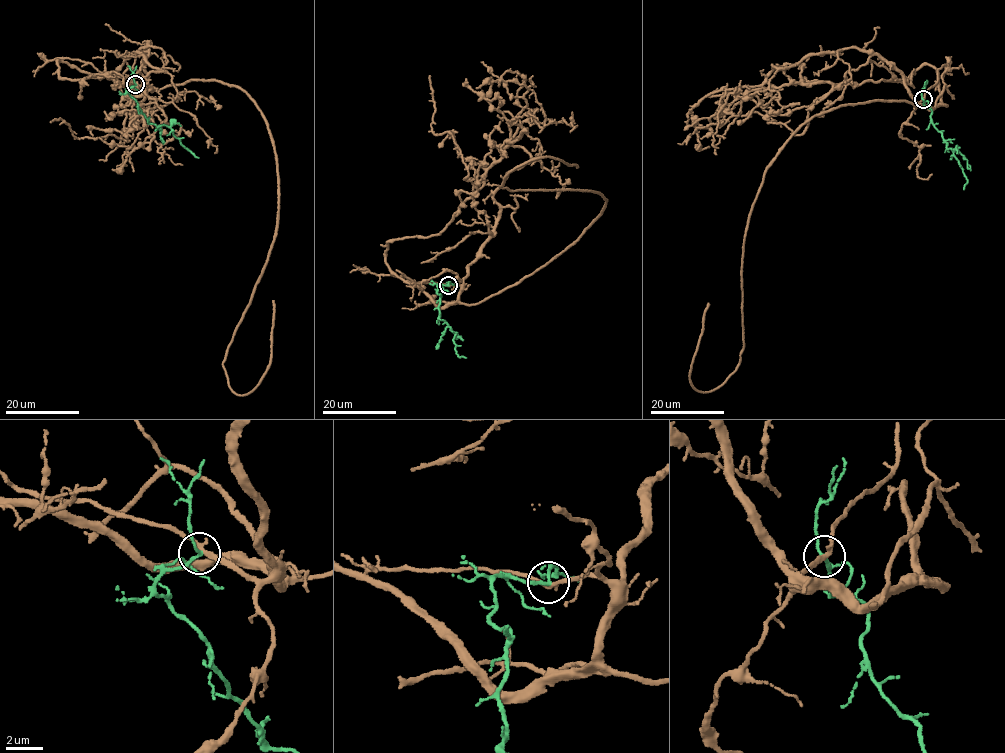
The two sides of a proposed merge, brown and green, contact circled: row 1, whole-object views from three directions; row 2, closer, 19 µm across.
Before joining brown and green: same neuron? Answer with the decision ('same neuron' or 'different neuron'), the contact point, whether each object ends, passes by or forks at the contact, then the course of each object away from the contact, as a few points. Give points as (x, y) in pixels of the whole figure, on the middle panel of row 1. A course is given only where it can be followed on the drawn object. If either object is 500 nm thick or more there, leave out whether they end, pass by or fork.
same neuron; at (448, 285); brown passes by; green passes by; brown runs (449, 285), (476, 304), (569, 247), (603, 208), (599, 193), (500, 187), (537, 158), (578, 167); green runs (448, 285), (438, 284), (439, 316), (455, 335), (457, 354), (466, 358)

